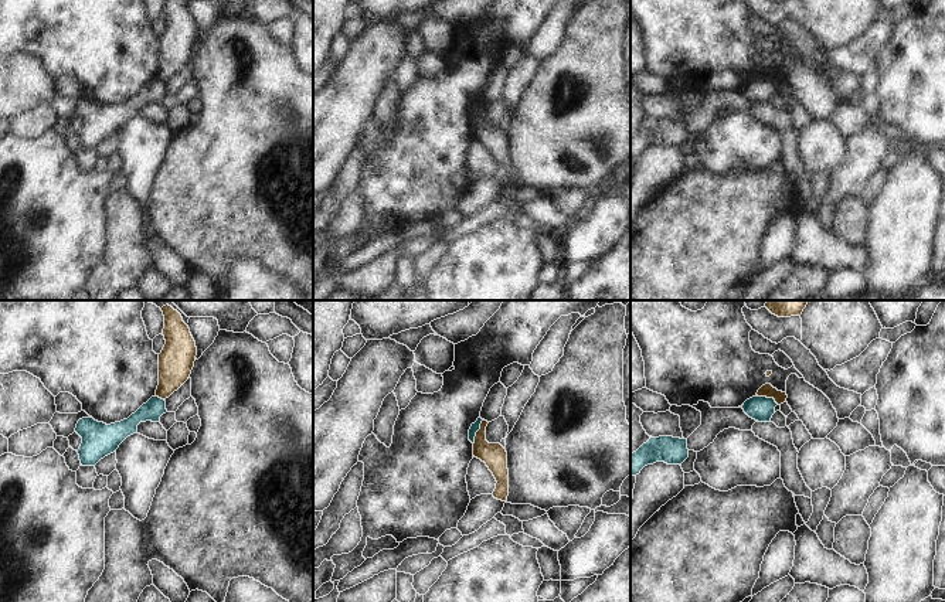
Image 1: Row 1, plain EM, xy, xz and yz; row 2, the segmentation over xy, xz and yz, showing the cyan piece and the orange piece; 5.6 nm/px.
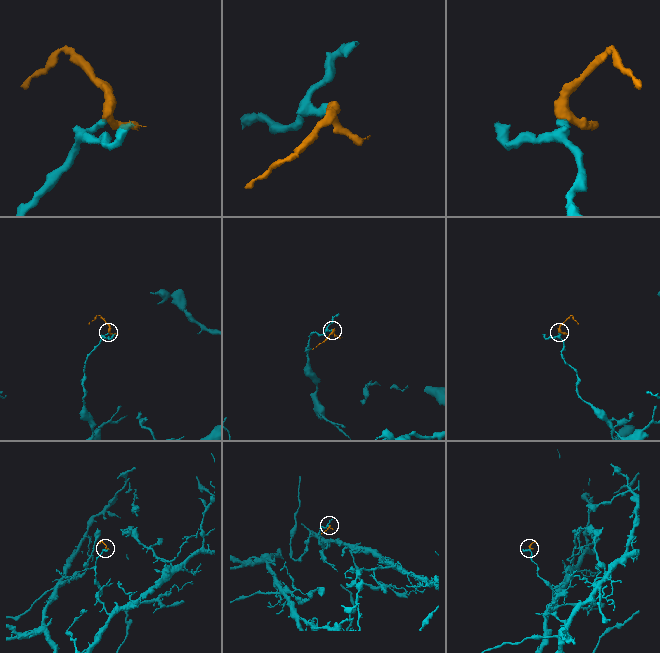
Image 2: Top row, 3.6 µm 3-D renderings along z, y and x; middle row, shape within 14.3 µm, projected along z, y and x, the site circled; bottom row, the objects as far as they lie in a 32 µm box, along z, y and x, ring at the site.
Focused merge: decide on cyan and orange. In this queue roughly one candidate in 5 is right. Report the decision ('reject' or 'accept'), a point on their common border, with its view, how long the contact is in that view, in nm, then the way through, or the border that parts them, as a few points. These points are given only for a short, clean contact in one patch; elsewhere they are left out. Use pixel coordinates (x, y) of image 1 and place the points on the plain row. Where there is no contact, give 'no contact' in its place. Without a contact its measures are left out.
reject; contact xz (476, 114); length 160 nm; border xz (483, 102), (473, 126)

